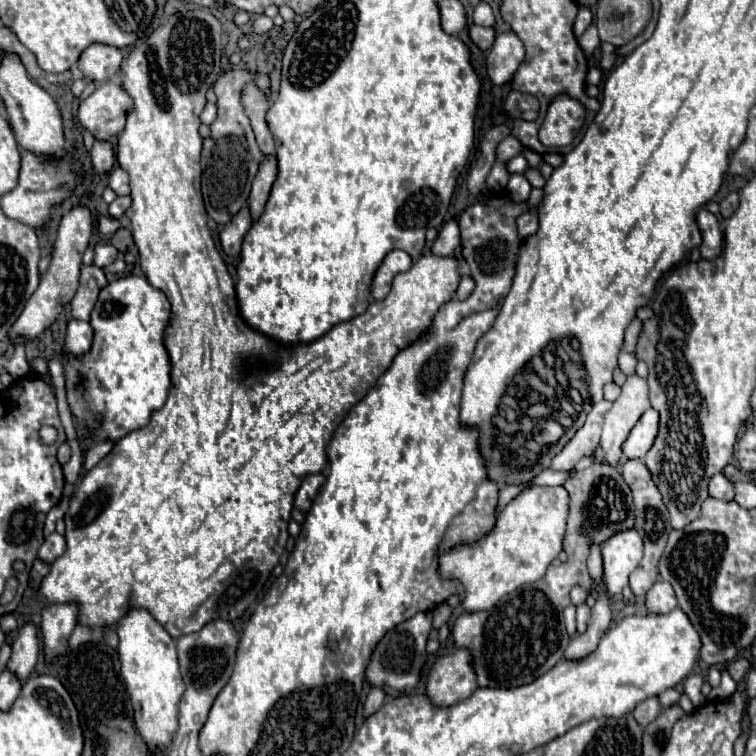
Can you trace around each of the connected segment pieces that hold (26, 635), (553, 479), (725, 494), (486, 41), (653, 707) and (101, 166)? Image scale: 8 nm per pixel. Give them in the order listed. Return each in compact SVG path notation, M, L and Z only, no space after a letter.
M27 621L25 625L19 627L17 637L13 641L13 653L11 659L7 663L7 669L13 671L21 681L25 681L29 677L29 673L33 671L37 657L39 657L39 637L37 637L39 629Z
M543 469L535 479L533 485L563 485L569 473L559 473L559 471L551 471L551 469Z
M717 473L709 479L709 495L721 501L733 501L733 483L725 479L723 473Z
M471 25L469 35L471 35L471 41L473 41L479 49L489 49L489 47L493 45L493 39L495 39L495 31L493 31L493 29L477 27L477 25Z
M649 697L649 699L645 699L643 703L639 703L639 705L635 707L633 717L635 717L635 721L637 721L641 727L647 727L647 725L659 715L659 711L661 711L661 705L659 705L657 697Z
M95 141L93 149L91 149L91 161L93 161L93 169L99 177L107 175L113 169L115 163L115 155L113 155L113 147L107 141Z

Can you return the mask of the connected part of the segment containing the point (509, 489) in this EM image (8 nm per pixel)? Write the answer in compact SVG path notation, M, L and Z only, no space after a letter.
M523 483L523 485L505 485L505 487L501 487L501 491L499 491L499 505L497 505L497 513L511 501L511 499L515 499L523 489L527 489L529 485L527 483Z

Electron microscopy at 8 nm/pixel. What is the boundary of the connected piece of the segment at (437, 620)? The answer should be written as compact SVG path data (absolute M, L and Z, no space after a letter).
M446 602L438 605L432 613L433 628L440 629L445 623L447 623L451 613L452 610Z

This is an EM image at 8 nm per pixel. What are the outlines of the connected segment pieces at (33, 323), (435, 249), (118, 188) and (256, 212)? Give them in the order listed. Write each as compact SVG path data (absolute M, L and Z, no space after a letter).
M77 203L73 205L61 219L59 223L59 231L57 231L57 241L55 241L55 249L53 249L53 259L51 265L47 269L47 275L41 279L37 291L29 297L25 309L21 311L19 319L15 321L15 325L9 331L9 337L13 339L15 335L23 335L27 341L35 339L43 329L47 329L57 315L61 313L61 309L73 299L75 291L77 291L77 279L79 279L79 267L81 267L81 255L89 245L91 239L91 211L87 205Z
M447 221L443 225L443 229L439 231L433 247L431 247L431 253L437 255L437 257L451 257L455 253L455 249L459 247L459 227L457 227L457 221Z
M115 167L109 173L109 187L117 193L117 195L129 195L129 177L121 167Z
M267 157L261 161L259 165L259 173L253 181L253 189L249 195L249 211L251 211L251 219L257 221L265 209L265 203L269 199L271 193L271 185L277 177L277 161L275 157Z

